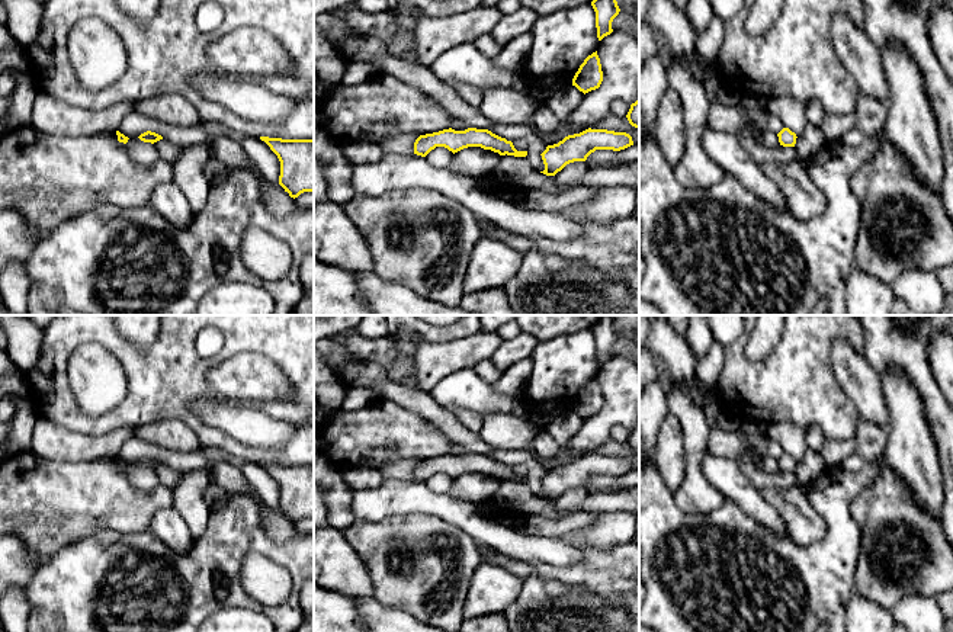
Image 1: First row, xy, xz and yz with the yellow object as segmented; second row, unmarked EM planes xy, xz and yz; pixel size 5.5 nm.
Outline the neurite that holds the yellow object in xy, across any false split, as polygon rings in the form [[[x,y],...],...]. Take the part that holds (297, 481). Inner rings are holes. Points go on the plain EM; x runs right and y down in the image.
[[[260,462],[280,487],[279,510],[291,523],[314,517],[314,465]]]

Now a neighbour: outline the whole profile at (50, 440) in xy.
[[[38,417],[32,432],[32,452],[54,462],[89,462],[116,458],[122,445],[134,437],[134,427],[115,429],[100,436],[67,430],[45,417]]]

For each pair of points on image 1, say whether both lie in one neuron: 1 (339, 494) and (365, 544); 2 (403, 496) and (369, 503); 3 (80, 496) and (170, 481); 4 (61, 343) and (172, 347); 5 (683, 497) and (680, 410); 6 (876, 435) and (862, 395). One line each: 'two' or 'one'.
1: two
2: one
3: two
4: one
5: one
6: two

